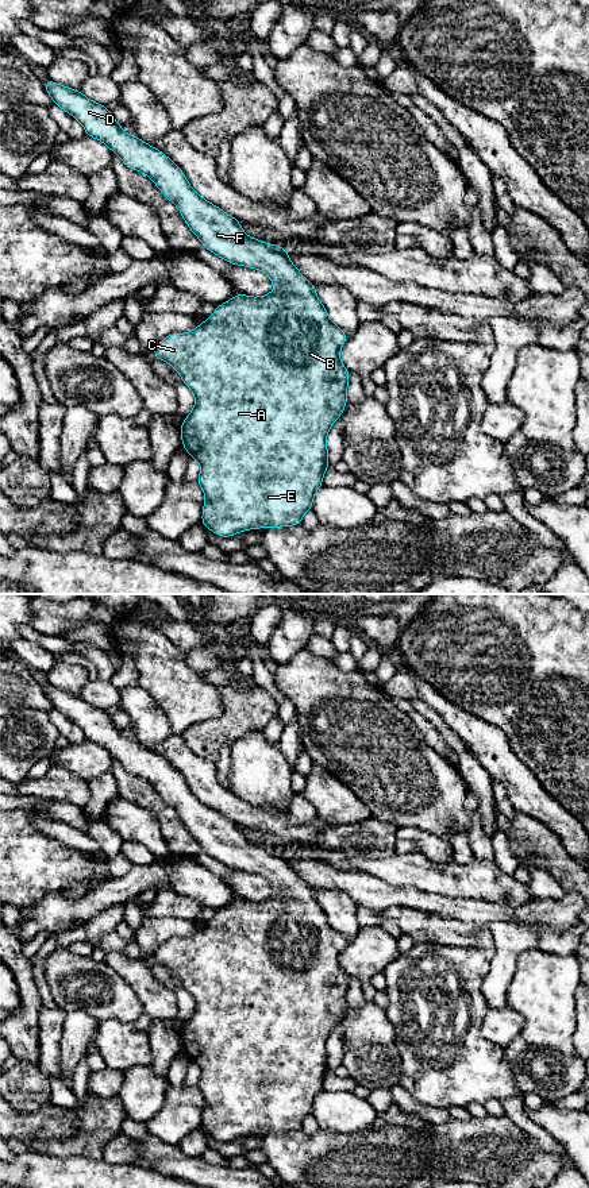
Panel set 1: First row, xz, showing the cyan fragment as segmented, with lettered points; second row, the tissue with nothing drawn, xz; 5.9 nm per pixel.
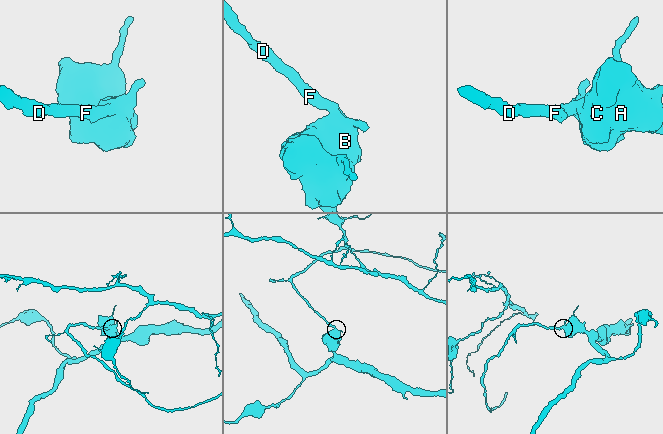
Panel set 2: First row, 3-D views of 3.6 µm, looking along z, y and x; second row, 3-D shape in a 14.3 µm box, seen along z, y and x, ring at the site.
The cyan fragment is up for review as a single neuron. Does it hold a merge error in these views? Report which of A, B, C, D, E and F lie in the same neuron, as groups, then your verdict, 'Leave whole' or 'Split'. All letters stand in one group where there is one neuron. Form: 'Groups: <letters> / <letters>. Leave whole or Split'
Groups: A B C D E F. Leave whole

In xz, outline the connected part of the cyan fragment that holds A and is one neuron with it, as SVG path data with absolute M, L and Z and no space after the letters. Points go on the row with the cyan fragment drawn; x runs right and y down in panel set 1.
M50 78L46 80L45 89L54 104L84 126L86 136L101 140L126 166L150 177L162 194L176 204L203 247L228 263L265 271L276 286L274 292L262 297L238 293L220 304L195 331L168 335L151 354L172 364L196 398L195 408L185 417L180 433L182 447L201 464L196 481L205 495L201 524L220 537L231 537L242 531L261 526L267 529L301 525L303 516L312 509L313 495L323 485L324 472L330 466L327 435L347 404L350 371L339 358L339 351L347 340L346 332L330 320L317 298L315 285L289 261L288 250L246 235L235 217L199 196L184 171L162 151L138 136L126 134L105 105Z

